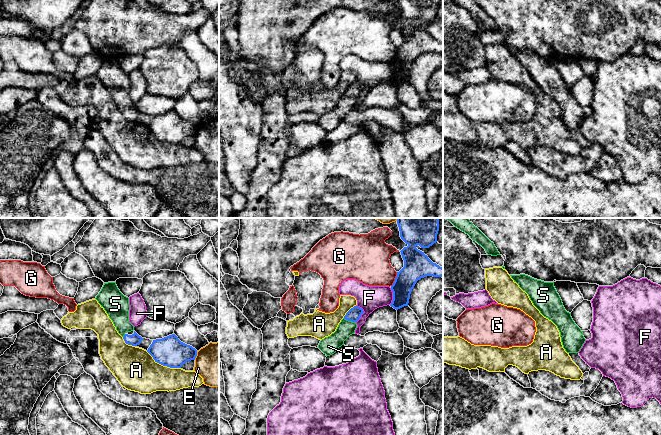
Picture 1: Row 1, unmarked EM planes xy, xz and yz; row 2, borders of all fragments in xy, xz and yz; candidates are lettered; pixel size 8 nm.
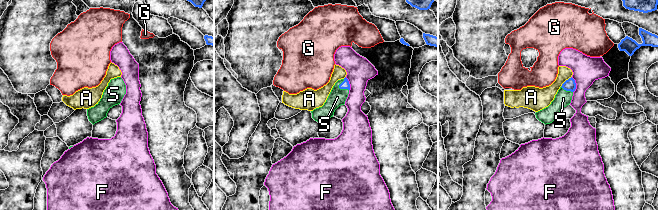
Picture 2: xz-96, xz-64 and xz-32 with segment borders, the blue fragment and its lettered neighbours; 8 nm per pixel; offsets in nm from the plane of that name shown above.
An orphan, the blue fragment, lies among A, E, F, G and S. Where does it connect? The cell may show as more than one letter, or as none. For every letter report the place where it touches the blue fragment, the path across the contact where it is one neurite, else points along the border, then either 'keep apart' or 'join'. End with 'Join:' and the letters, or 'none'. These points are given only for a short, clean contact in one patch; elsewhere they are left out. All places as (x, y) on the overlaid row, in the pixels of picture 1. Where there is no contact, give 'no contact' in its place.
A: xy (163, 365) | keep apart
E: xy (196, 355) | keep apart
F: xz (363, 312) | along xz (357, 305), (362, 309), (363, 313), (356, 322) | keep apart
G: xz (395, 279) | keep apart
S: xz (349, 320) | across xz (354, 314), (349, 320), (345, 329), (330, 344) | join
Join: S

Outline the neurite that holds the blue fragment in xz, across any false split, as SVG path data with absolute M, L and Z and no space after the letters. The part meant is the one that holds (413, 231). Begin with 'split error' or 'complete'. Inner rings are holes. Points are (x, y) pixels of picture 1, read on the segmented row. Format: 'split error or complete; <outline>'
complete; M397 218L397 224L400 237L408 246L400 251L404 260L404 267L397 272L395 281L391 286L393 300L390 306L396 310L408 306L410 294L418 280L427 276L443 278L443 268L433 263L424 252L416 248L417 245L421 248L429 248L437 242L439 218Z

